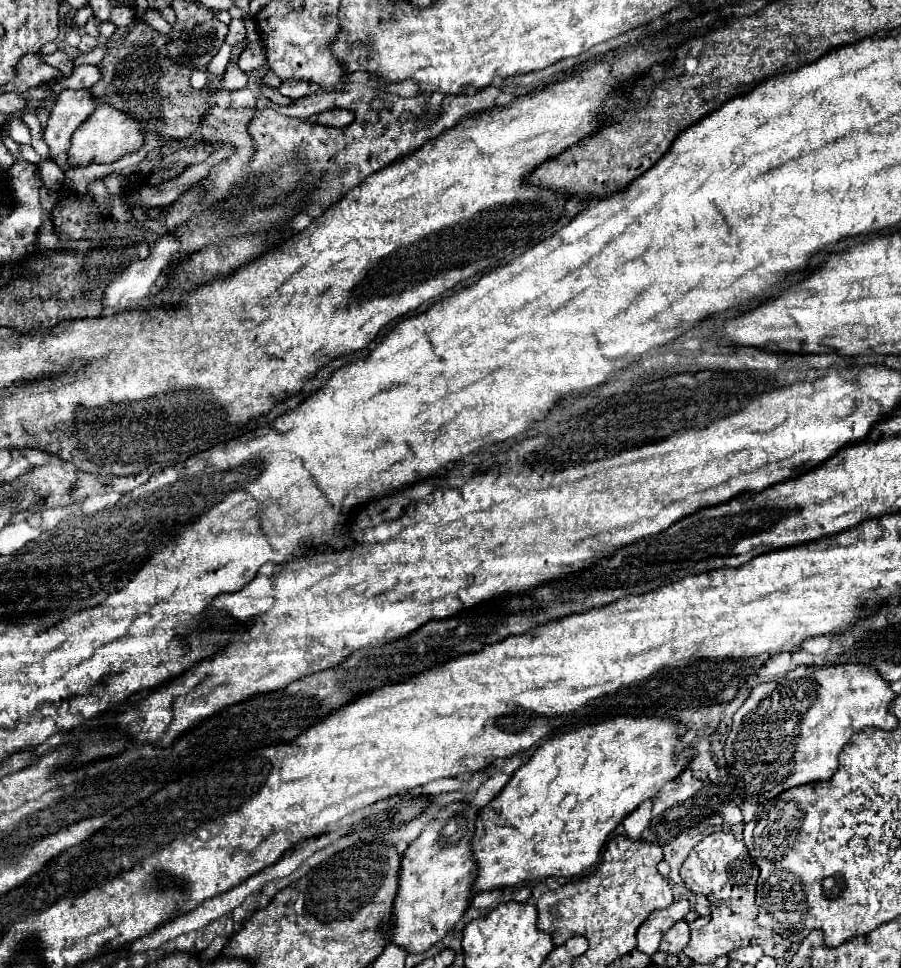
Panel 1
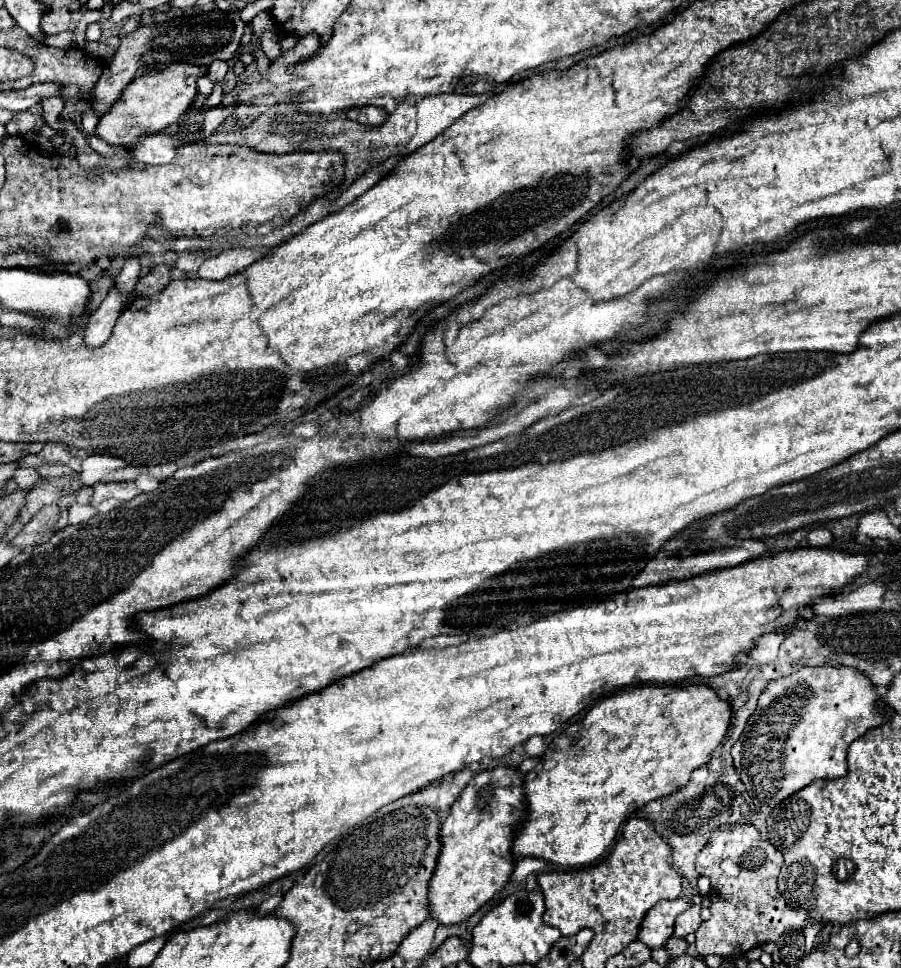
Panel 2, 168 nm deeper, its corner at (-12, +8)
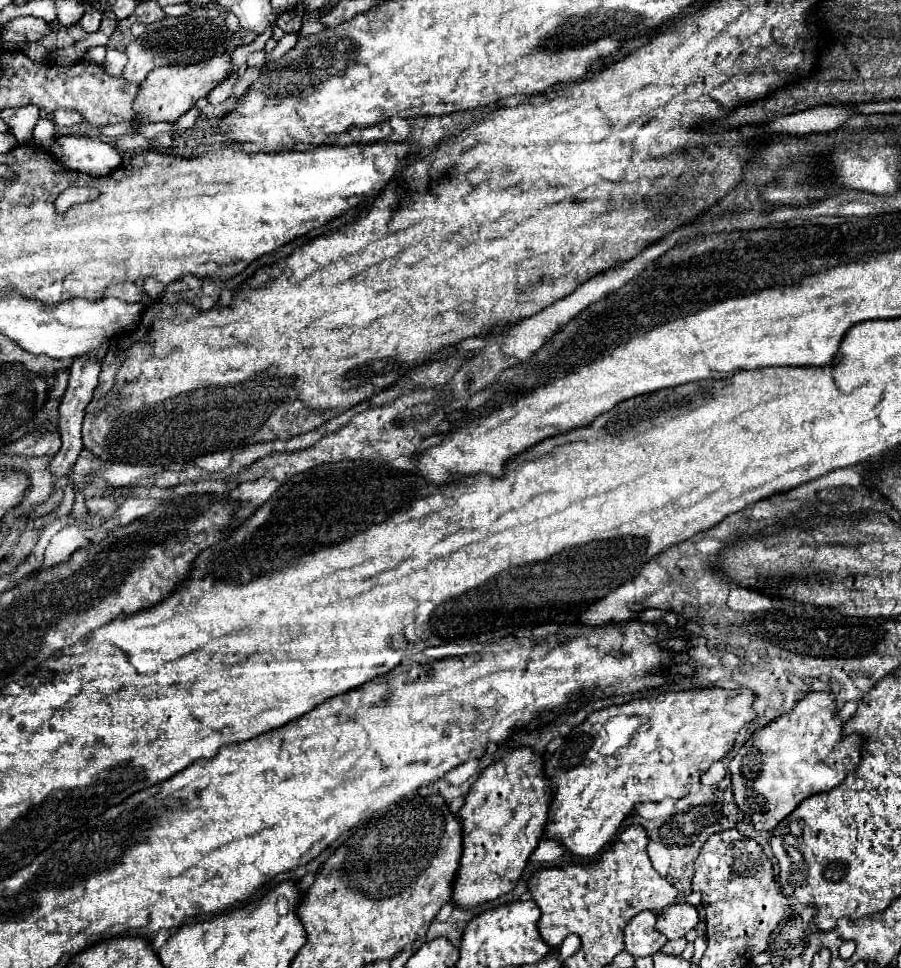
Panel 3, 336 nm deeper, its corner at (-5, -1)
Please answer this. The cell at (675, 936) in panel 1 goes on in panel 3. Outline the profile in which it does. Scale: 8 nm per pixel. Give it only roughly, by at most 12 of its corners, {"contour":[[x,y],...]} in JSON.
{"contour":[[675,904],[657,914],[657,930],[669,940],[699,922],[697,908]]}

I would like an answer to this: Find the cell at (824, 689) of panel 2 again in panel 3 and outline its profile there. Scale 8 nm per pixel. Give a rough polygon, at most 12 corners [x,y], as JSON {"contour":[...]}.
{"contour":[[805,694],[729,770],[733,798],[771,832],[839,786],[863,738],[833,694]]}

